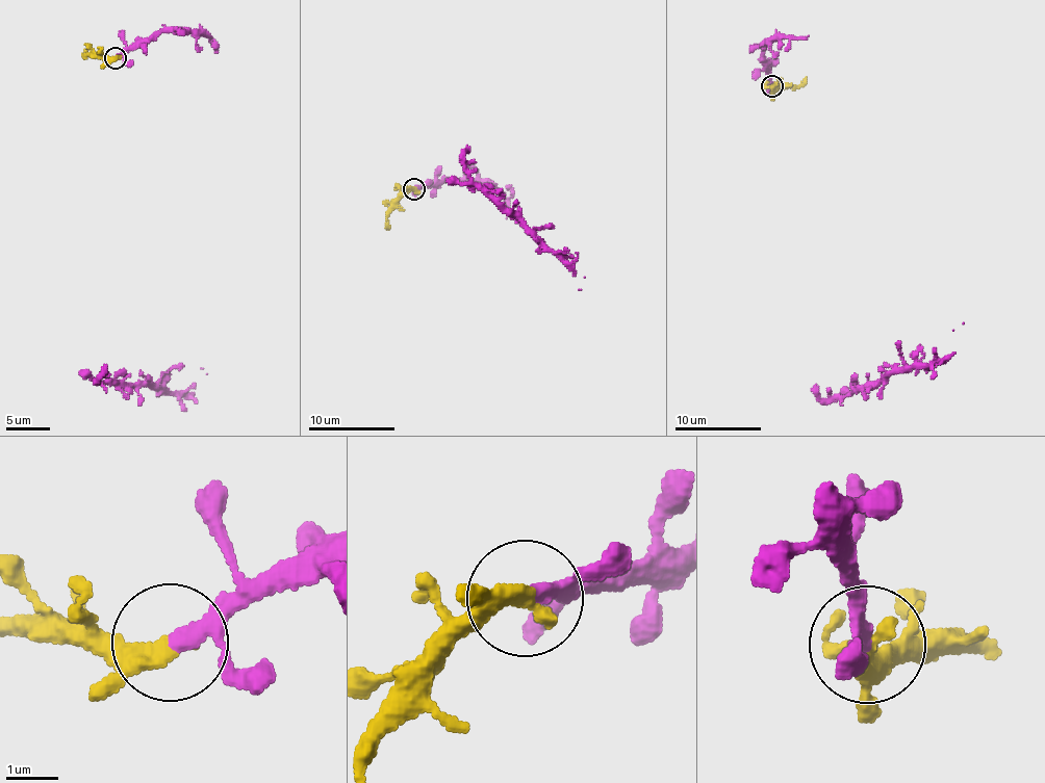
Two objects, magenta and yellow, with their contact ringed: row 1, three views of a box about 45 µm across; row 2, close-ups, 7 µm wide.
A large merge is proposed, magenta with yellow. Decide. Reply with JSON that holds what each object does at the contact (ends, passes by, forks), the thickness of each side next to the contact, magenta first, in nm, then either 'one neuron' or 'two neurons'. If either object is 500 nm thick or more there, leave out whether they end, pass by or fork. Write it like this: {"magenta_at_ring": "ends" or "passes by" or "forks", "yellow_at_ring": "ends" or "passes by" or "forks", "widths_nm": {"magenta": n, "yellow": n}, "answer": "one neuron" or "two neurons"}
{"magenta_at_ring": "passes by", "yellow_at_ring": "passes by", "widths_nm": {"magenta": 220, "yellow": 280}, "answer": "one neuron"}

